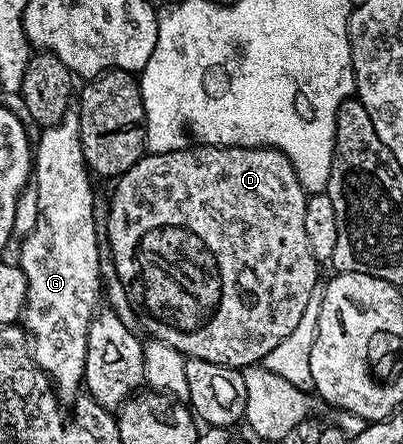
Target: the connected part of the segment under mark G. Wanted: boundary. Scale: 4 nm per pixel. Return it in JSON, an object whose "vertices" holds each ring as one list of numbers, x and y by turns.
{"vertices":[[71,112,65,114,55,126,45,127,41,131,42,134,37,135,36,151,34,155,34,165,32,167,32,183,36,186,39,192,39,216,38,223,30,234,25,235,21,239,20,247,22,251,21,268,26,277,28,284,28,292,26,293,26,309,24,311,24,330,28,335,29,341,32,343,32,357,34,363,47,374,54,383,54,389,59,399,74,400,79,397,80,387,83,385,86,377,86,353,88,352,88,328,90,321,93,320,98,306,98,293,102,290,102,270,98,267,98,234,100,238,100,226,94,223,94,190,90,187,90,178,92,179,91,171,84,160,84,152,80,144,80,124,78,123,77,113]]}

